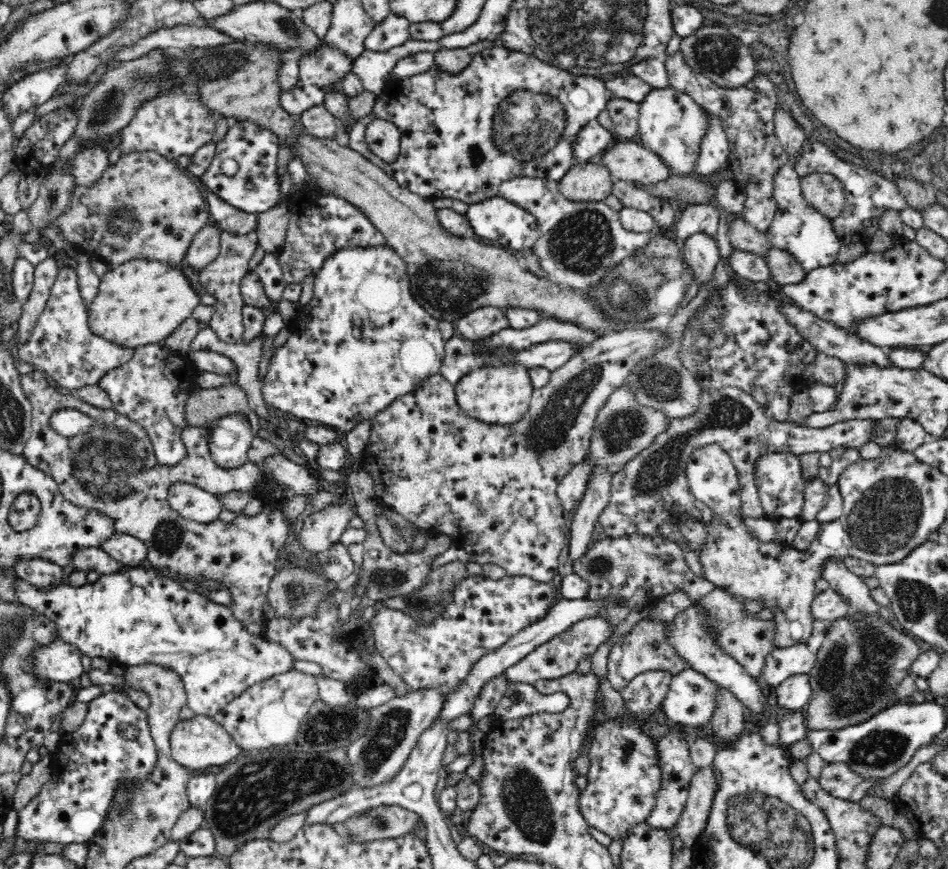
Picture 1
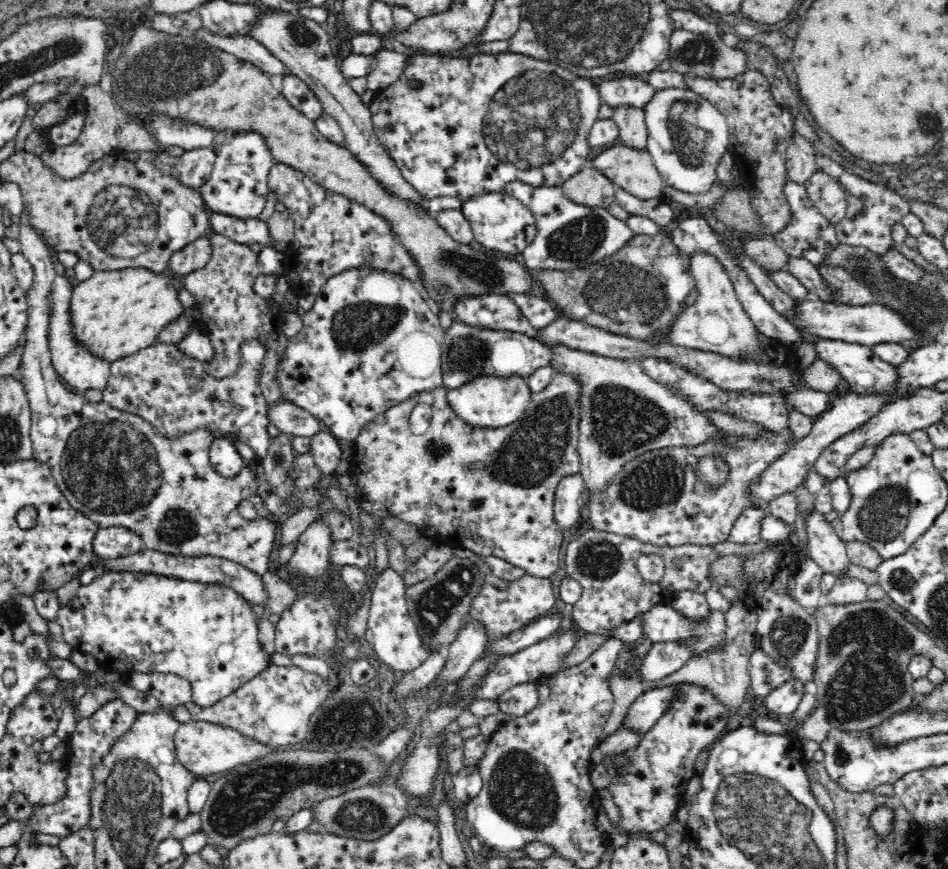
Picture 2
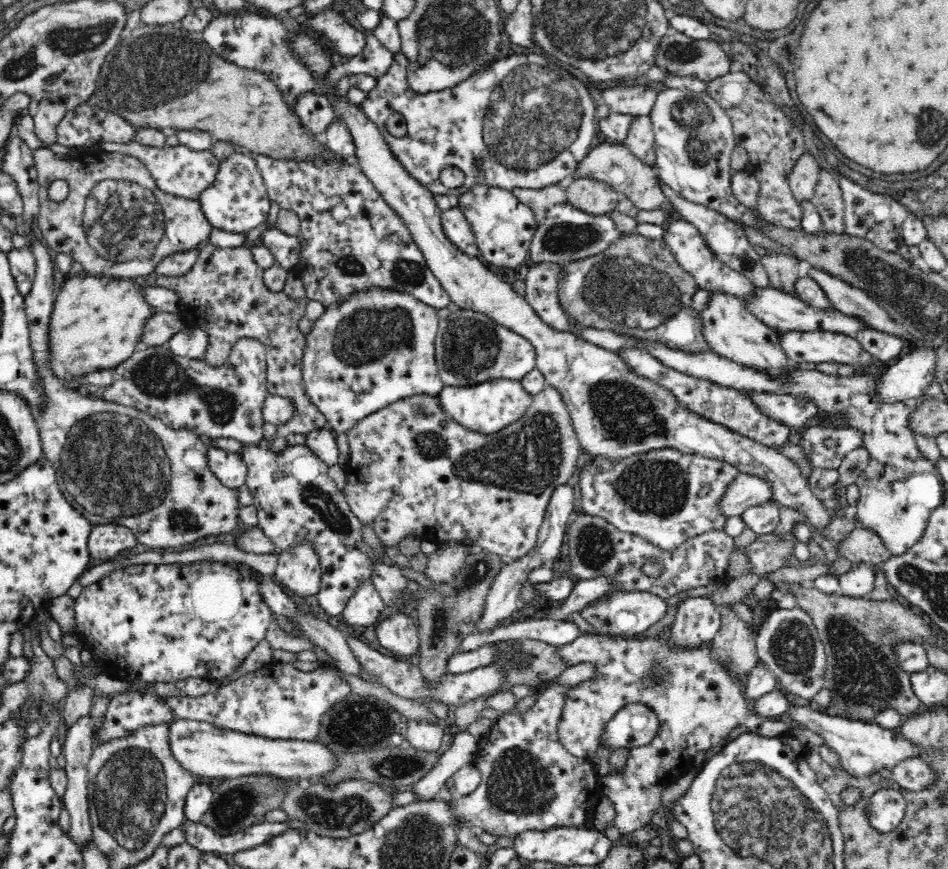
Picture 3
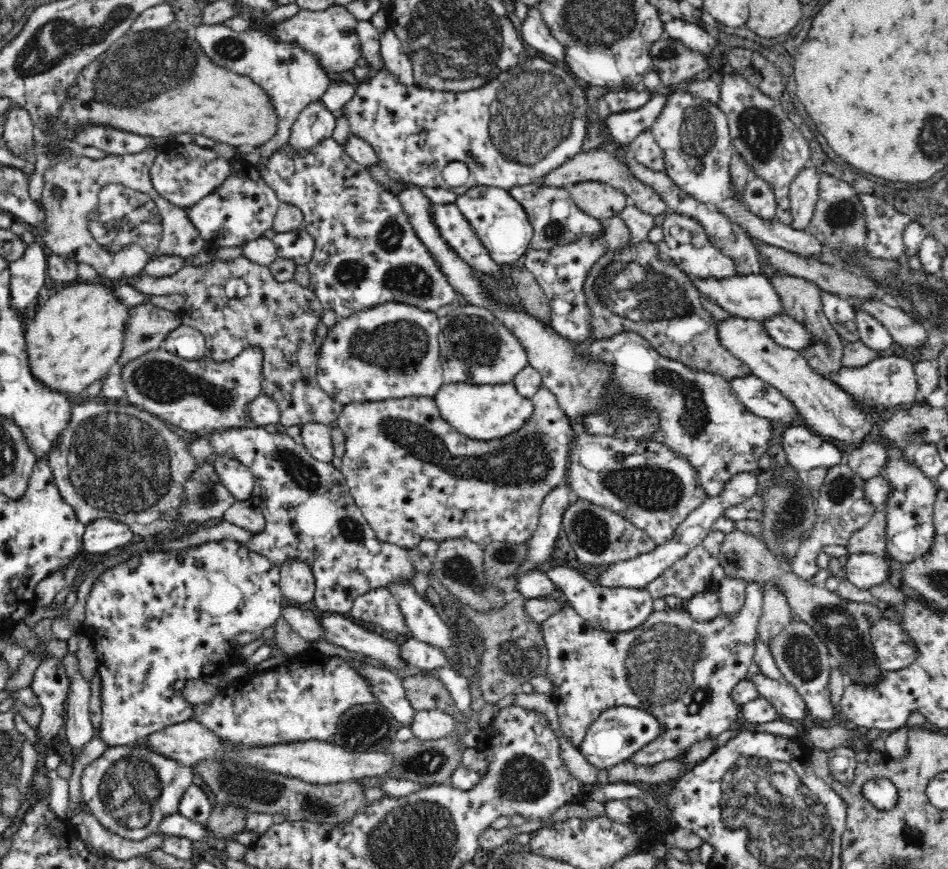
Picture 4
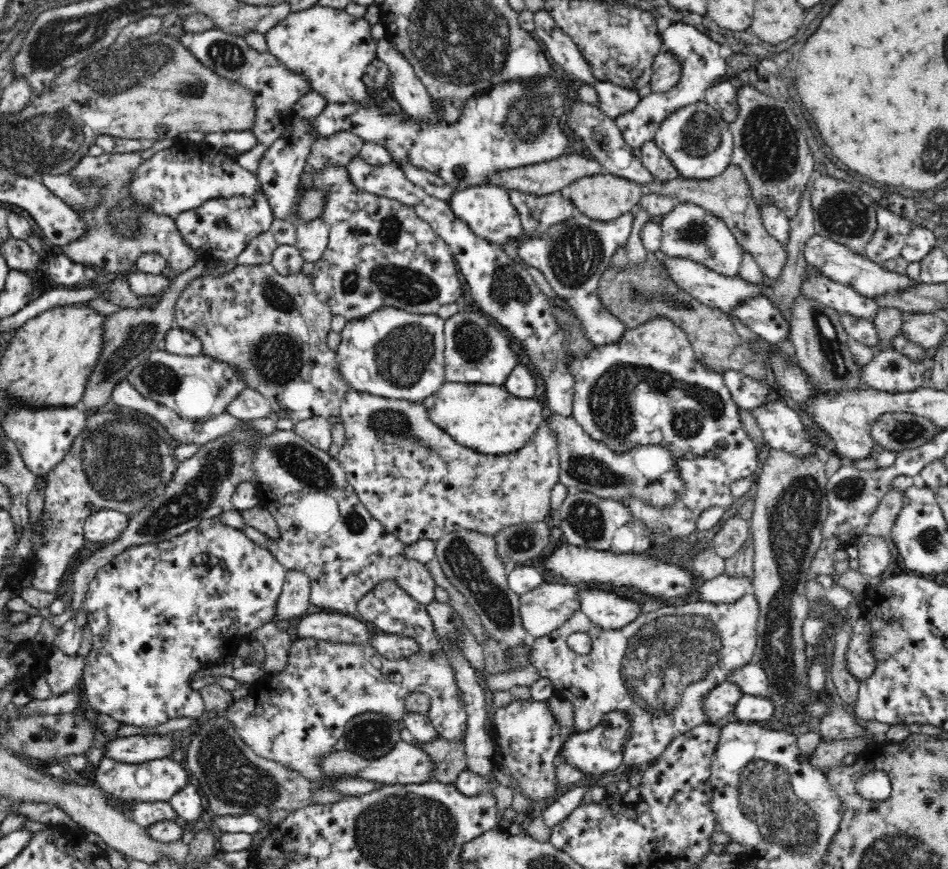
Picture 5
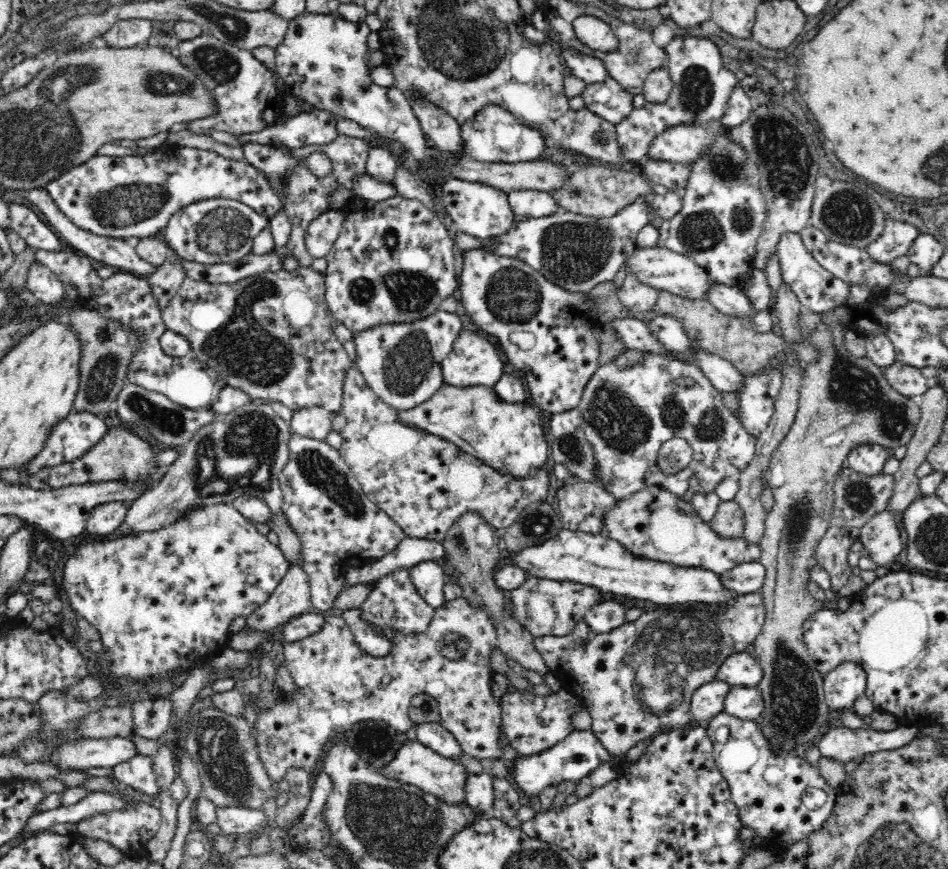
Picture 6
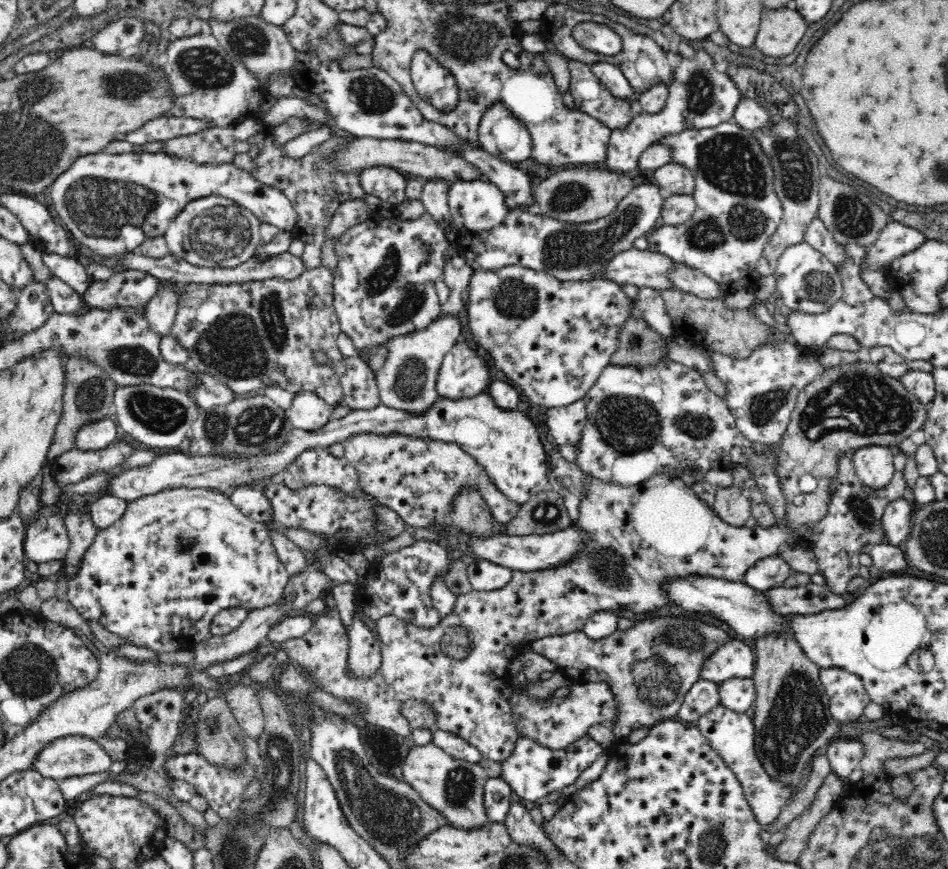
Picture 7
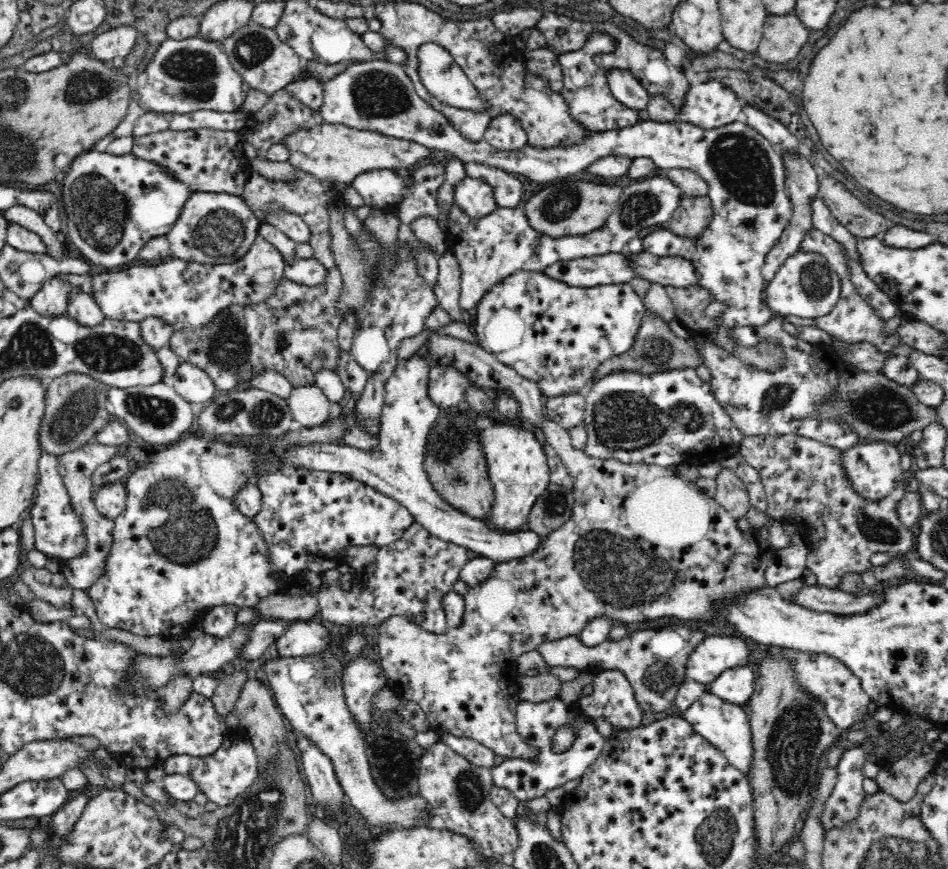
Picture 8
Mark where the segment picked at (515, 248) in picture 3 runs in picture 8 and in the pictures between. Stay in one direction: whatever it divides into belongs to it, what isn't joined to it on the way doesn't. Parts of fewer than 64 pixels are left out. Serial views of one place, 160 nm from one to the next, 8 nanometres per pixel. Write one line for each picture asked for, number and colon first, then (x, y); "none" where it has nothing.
4: (501, 223)
5: (487, 210)
6: (482, 211)
7: (478, 206)
8: (475, 197)

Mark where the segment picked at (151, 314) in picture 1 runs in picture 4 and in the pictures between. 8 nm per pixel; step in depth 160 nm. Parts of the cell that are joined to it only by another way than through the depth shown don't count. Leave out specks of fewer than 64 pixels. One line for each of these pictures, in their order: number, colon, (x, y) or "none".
2: (115, 313)
3: (97, 322)
4: (76, 339)

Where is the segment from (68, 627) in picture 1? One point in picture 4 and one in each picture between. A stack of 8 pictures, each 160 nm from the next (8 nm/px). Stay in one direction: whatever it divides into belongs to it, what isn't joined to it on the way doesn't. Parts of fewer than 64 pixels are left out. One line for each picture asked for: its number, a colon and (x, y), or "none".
2: (206, 634)
3: (164, 623)
4: (162, 617)

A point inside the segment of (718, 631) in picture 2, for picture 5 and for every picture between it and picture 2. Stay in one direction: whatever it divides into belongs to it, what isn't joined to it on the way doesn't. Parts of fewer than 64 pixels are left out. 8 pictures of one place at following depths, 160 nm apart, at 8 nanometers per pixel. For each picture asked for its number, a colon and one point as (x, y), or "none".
3: (629, 613)
4: (618, 609)
5: (604, 608)

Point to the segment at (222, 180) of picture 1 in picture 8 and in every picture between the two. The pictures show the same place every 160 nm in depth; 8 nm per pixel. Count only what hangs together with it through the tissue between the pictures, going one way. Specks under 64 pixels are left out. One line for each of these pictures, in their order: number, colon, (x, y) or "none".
2: (238, 186)
3: (237, 201)
4: (243, 206)
5: (221, 228)
6: (213, 231)
7: (215, 232)
8: (213, 228)

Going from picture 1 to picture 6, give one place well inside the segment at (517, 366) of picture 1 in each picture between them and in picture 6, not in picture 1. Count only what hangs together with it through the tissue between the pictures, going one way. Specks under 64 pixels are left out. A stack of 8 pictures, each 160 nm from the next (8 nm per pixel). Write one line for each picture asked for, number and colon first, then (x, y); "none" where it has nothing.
2: (492, 402)
3: (488, 407)
4: (482, 412)
5: (487, 418)
6: (508, 436)

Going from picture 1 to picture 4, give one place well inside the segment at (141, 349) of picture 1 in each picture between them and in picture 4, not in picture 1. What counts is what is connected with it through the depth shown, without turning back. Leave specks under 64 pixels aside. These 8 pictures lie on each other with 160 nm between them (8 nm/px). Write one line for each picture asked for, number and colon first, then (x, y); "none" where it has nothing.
2: (161, 384)
3: (220, 402)
4: (204, 397)

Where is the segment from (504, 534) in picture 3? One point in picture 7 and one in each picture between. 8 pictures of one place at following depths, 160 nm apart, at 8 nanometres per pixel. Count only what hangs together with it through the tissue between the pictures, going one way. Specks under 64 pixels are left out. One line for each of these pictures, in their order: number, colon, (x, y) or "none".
4: (414, 478)
5: (414, 478)
6: (424, 483)
7: (419, 478)

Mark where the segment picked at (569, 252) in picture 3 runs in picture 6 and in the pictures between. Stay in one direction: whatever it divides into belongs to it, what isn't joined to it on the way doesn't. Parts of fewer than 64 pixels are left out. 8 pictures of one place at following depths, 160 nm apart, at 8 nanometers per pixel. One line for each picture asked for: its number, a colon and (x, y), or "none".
4: (556, 220)
5: (538, 213)
6: (529, 203)

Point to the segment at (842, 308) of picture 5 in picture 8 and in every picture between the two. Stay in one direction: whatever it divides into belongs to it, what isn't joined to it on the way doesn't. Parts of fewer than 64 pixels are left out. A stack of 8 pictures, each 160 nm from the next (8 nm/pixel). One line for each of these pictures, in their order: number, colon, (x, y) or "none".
6: (819, 291)
7: (806, 281)
8: (806, 286)

